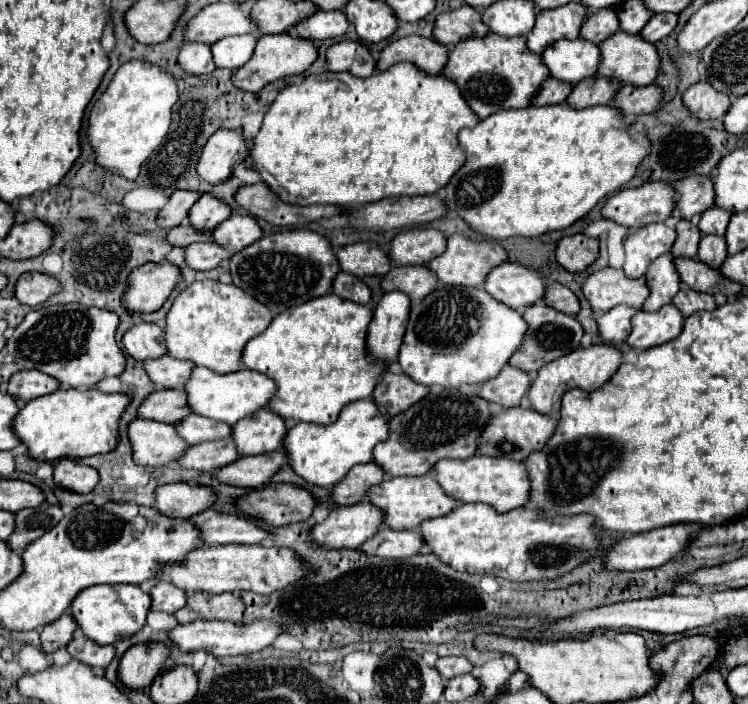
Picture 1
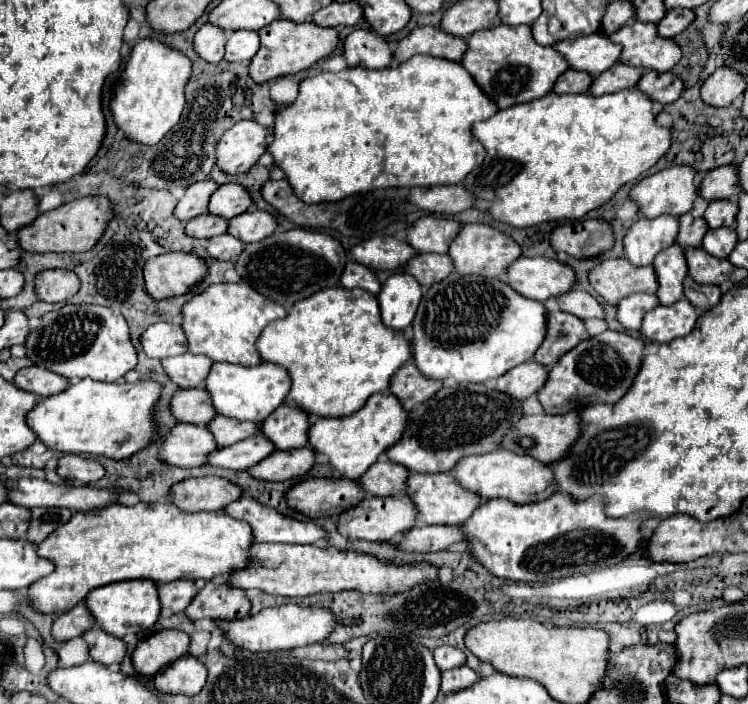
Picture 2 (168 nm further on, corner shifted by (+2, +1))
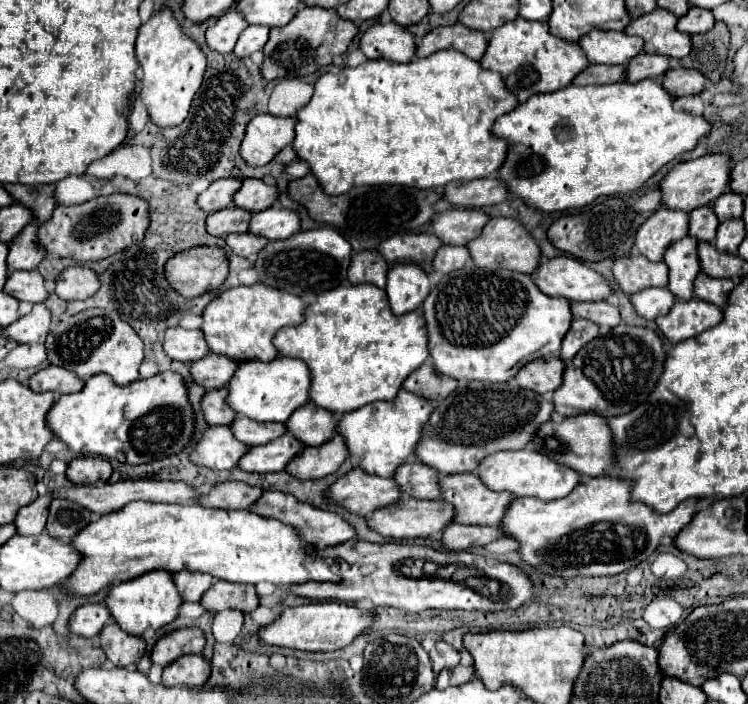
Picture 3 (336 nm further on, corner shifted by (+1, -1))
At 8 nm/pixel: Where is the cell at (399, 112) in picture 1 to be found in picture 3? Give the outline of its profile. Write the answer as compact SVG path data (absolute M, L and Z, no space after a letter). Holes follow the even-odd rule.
M442 50L428 58L412 60L406 64L394 64L388 60L376 60L376 62L366 60L364 64L360 64L356 68L342 68L338 74L326 72L314 82L314 94L312 94L310 102L304 108L300 108L296 114L296 136L294 136L292 148L298 156L298 160L302 160L310 166L310 174L318 180L320 188L328 196L346 194L352 188L368 186L368 184L410 184L410 188L442 188L444 184L454 182L454 180L464 182L464 180L486 178L500 168L500 164L506 156L506 142L500 138L494 138L490 134L490 128L498 116L512 110L516 104L518 104L518 100L514 100L514 96L510 96L510 92L506 92L506 88L502 84L502 76L498 76L496 72L490 72L490 70L482 70L478 62L466 58L464 54L460 54L456 50Z

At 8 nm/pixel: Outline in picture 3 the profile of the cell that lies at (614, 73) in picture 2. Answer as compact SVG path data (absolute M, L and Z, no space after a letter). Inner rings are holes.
M636 54L628 64L624 72L624 82L636 84L644 78L662 76L668 70L668 60L658 54Z

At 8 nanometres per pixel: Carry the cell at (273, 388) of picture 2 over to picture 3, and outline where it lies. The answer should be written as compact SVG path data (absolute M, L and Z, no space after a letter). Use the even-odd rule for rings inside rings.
M276 356L270 362L240 362L230 382L226 384L228 406L238 414L252 420L268 420L268 422L286 422L288 416L306 404L308 388L310 388L310 372L306 364L296 358Z

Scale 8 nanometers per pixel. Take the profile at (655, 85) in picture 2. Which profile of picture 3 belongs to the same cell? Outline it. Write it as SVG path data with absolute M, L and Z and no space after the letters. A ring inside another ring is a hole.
M674 68L662 74L660 84L670 96L680 98L680 96L690 96L690 94L700 94L706 84L706 78L696 70Z

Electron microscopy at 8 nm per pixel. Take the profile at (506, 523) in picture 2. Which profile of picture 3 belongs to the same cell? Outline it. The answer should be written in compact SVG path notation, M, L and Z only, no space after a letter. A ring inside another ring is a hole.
M598 476L588 484L576 486L566 498L560 500L544 502L538 498L514 498L502 516L500 528L508 538L518 542L520 558L548 576L558 576L564 580L576 576L612 576L644 562L658 548L660 538L674 538L690 522L690 516L696 512L696 502L698 500L686 500L686 504L678 504L674 512L658 514L646 504L630 502L630 484L626 480Z

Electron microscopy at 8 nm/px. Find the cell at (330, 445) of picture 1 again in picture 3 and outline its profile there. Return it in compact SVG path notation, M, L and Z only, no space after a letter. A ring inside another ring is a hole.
M400 390L390 402L374 402L366 408L358 408L358 412L344 414L336 424L336 434L344 438L350 456L360 458L360 468L366 474L390 478L396 466L414 456L414 446L420 440L420 430L426 424L432 408L432 402Z

